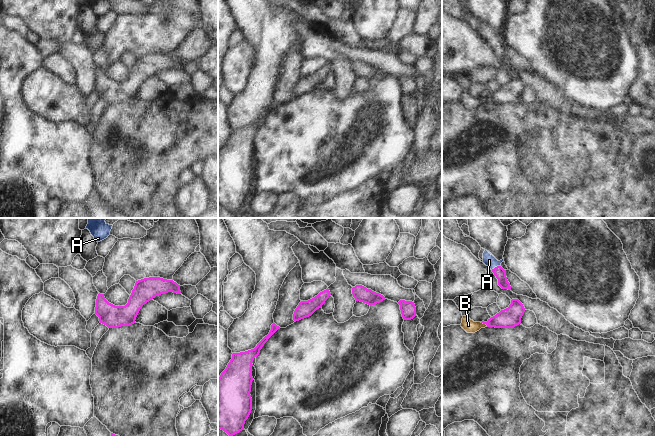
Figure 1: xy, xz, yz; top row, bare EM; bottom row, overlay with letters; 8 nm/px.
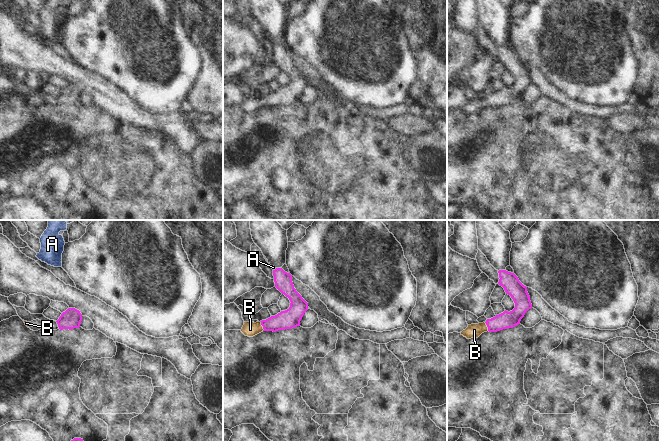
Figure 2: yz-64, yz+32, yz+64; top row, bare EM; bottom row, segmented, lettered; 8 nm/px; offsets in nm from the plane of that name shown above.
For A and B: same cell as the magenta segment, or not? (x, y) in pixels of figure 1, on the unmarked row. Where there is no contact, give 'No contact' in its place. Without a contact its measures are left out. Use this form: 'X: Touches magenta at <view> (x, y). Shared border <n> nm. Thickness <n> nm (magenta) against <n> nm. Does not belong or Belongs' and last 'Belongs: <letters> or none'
A: Touches magenta at yz (495, 43). Shared border 90 nm. Thickness 90 nm (magenta) against 100 nm. Belongs
B: Touches magenta at yz (484, 99). Shared border 70 nm. Thickness 160 nm (magenta) against 100 nm. Belongs
Belongs: A, B.

